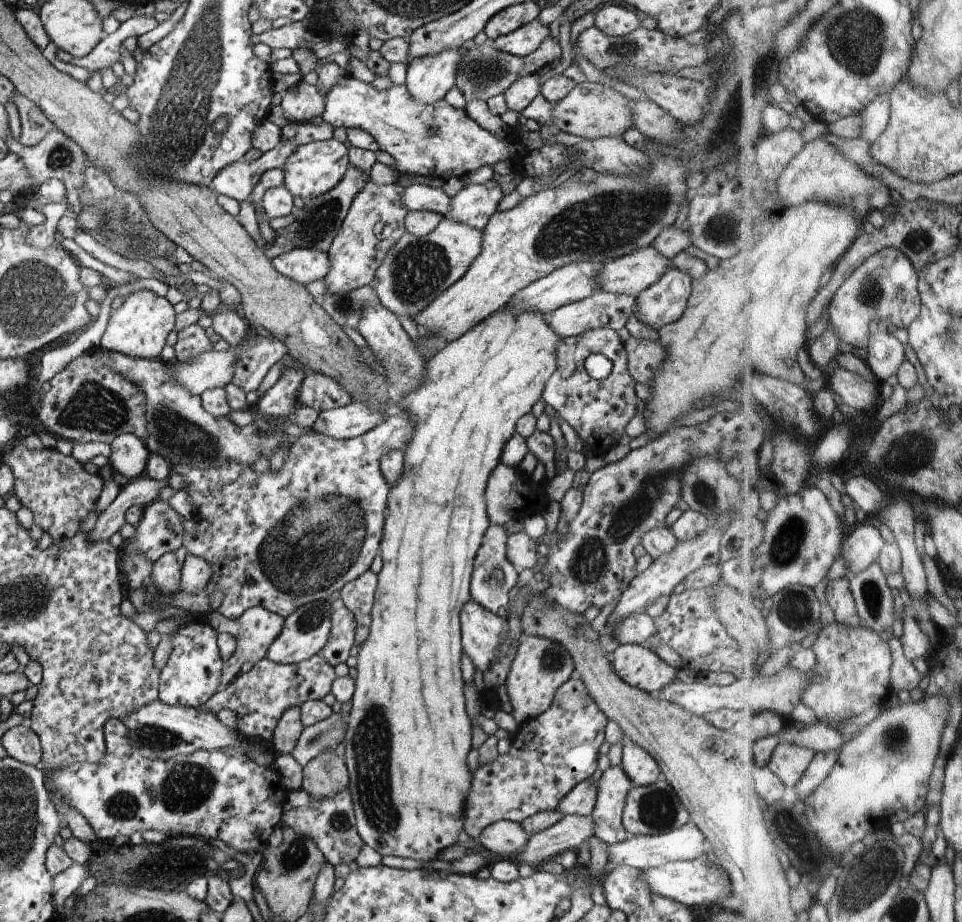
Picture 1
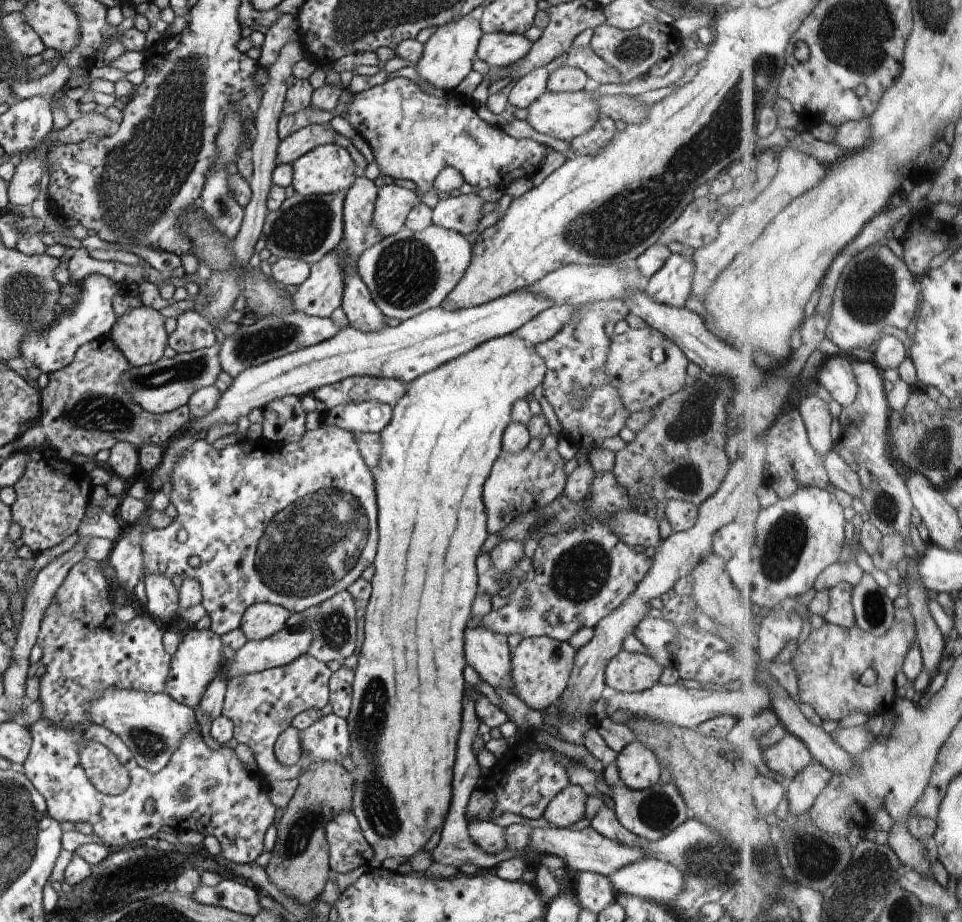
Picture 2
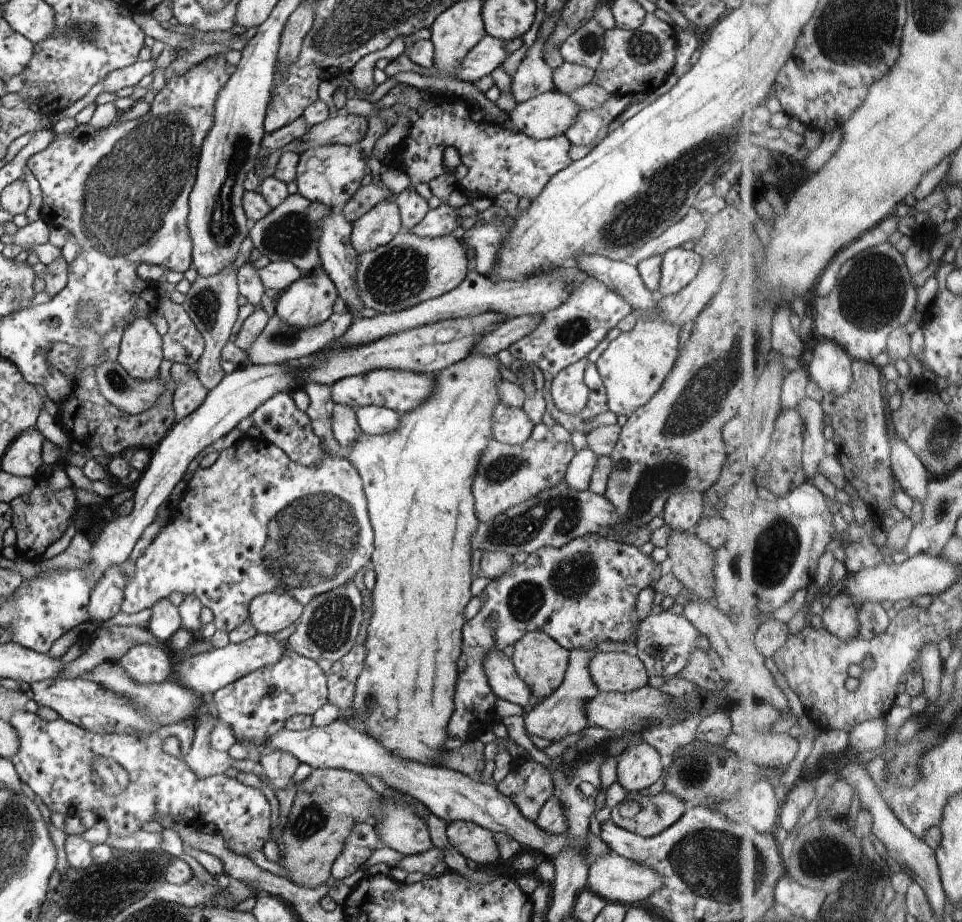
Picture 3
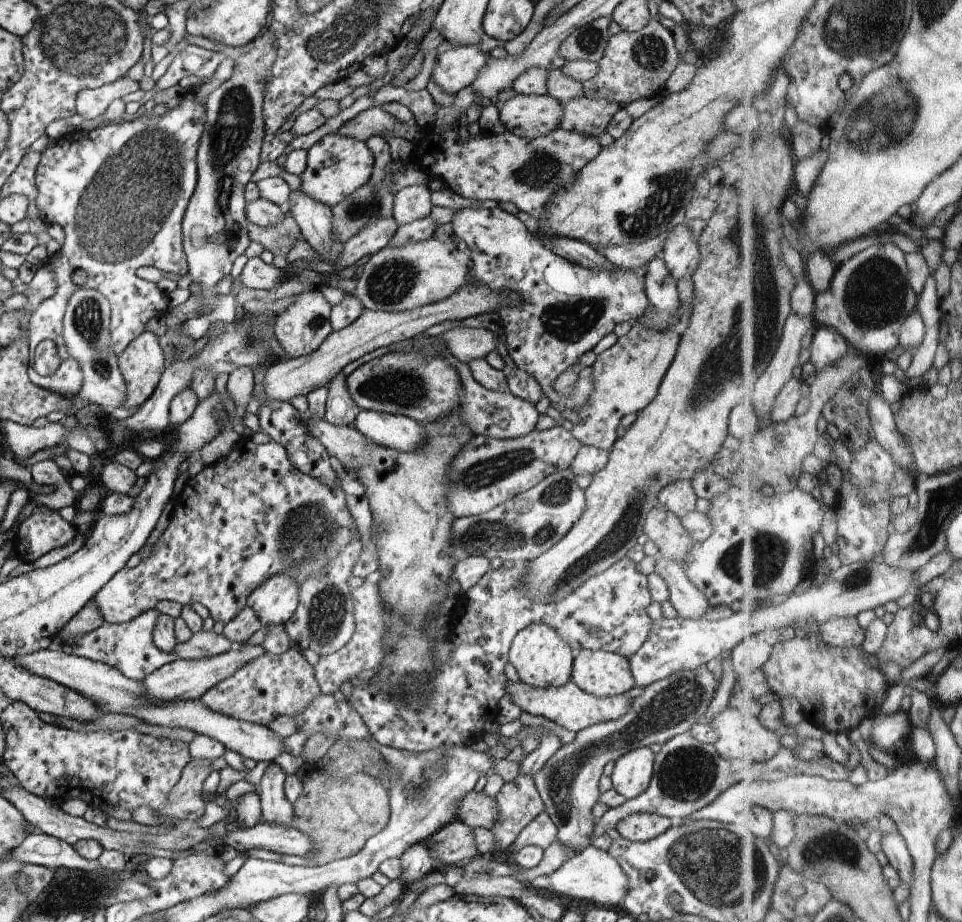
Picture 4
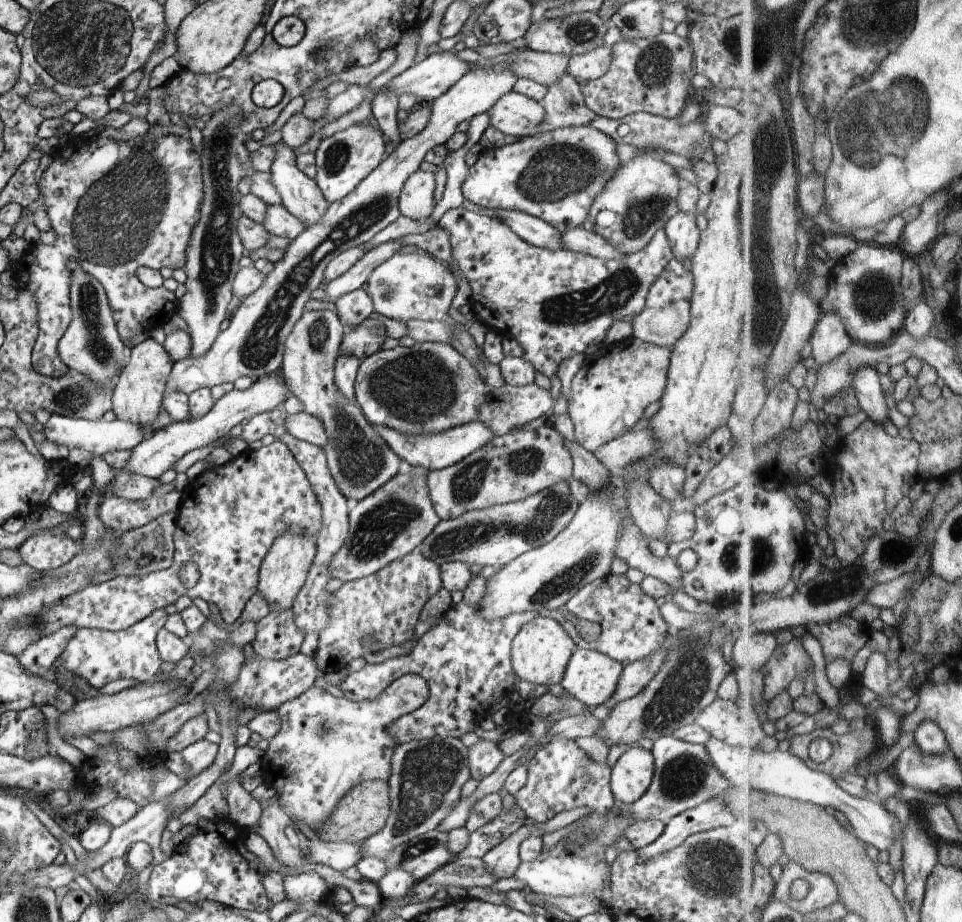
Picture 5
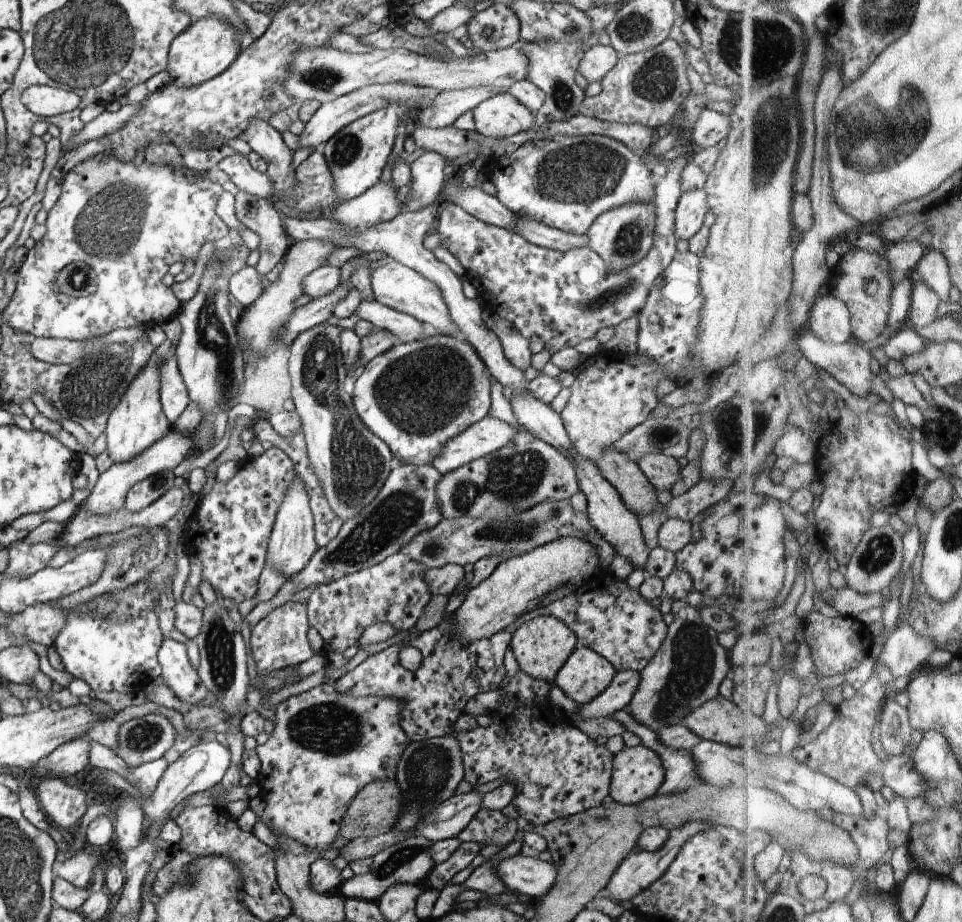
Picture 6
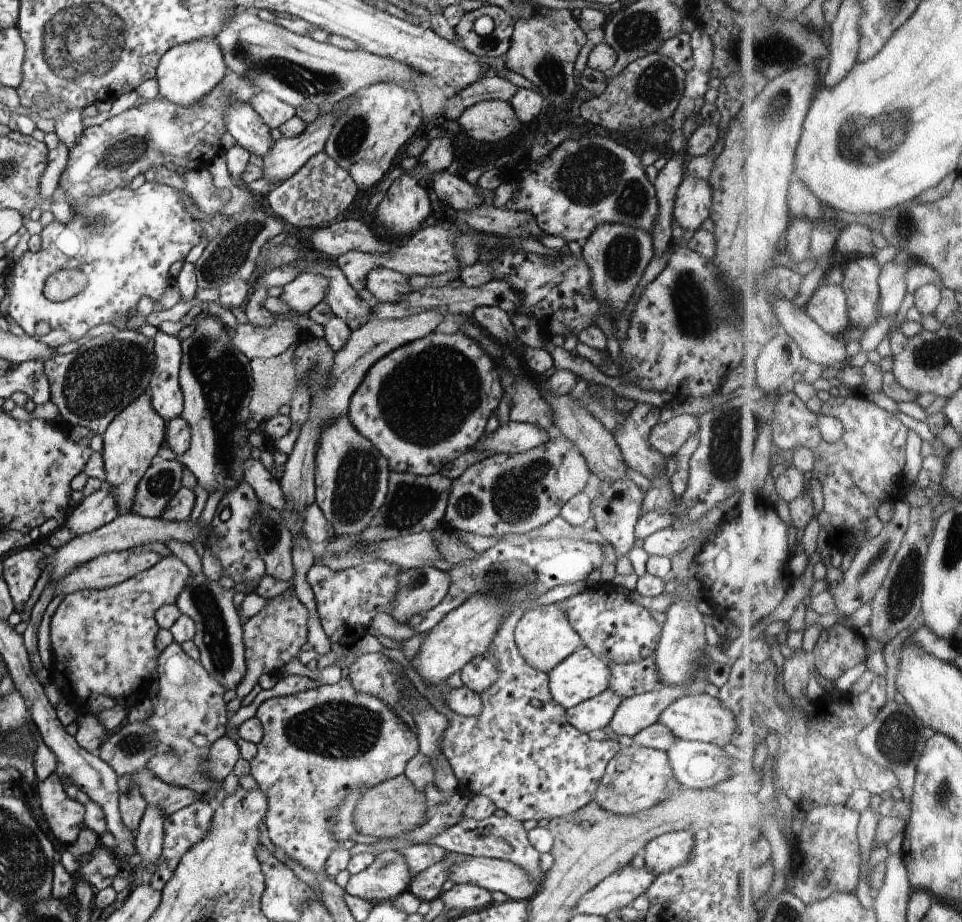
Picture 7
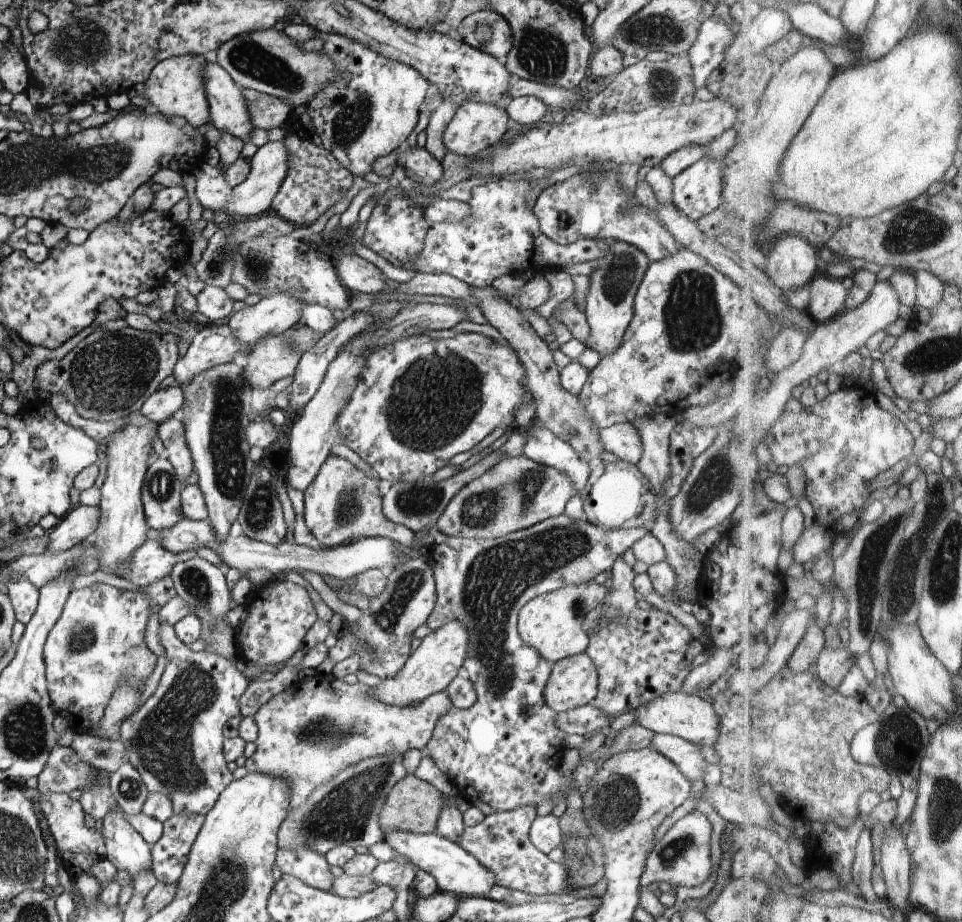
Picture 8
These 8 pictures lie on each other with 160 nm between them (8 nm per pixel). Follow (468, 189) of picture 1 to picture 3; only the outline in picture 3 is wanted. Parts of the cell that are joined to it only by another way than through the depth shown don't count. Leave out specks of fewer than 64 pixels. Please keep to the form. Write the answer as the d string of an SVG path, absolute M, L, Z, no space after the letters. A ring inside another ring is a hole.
M448 203L430 209L419 223L408 231L429 237L459 234L461 232L459 221L463 218L459 217L457 210Z

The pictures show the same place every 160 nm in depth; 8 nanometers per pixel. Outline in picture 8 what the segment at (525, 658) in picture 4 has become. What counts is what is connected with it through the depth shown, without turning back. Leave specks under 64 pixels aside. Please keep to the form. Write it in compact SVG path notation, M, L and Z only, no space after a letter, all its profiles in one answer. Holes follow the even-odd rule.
M594 579L579 585L568 585L545 595L538 595L519 612L517 629L525 645L534 647L551 665L563 658L583 653L589 638L583 631L583 620L596 605L600 605L608 590Z

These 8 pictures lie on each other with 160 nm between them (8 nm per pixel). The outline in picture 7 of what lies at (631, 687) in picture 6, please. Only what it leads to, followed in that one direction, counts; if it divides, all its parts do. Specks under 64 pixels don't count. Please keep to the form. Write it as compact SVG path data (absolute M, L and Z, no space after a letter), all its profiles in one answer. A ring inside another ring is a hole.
M606 689L598 696L566 710L567 722L586 734L592 730L606 728L622 701L623 698L619 694L614 694L612 689Z

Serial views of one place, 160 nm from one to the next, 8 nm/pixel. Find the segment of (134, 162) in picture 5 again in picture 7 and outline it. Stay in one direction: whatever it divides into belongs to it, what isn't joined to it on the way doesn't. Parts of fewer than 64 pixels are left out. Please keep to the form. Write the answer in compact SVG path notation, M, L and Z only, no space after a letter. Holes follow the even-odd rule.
M145 181L142 186L138 189L133 190L130 185L123 187L118 187L115 189L110 189L109 191L104 191L101 195L96 195L95 197L90 197L82 206L72 206L71 207L71 217L66 224L62 224L59 220L53 219L48 225L43 227L41 231L41 248L36 253L31 251L26 251L26 253L18 259L18 262L14 262L11 266L12 270L10 274L14 276L14 281L12 282L12 287L9 289L10 292L10 305L8 306L8 314L26 334L36 337L36 326L38 322L46 322L50 328L48 328L48 334L41 338L41 341L52 348L58 349L59 346L65 345L70 341L78 341L82 338L89 330L92 330L94 326L99 326L100 324L114 324L134 312L138 312L138 302L146 296L146 298L151 298L154 303L154 308L163 308L159 303L162 299L162 294L168 286L173 282L173 279L168 272L170 266L174 264L177 260L185 260L186 255L195 247L205 233L200 219L194 218L190 212L186 209L184 205L184 196L178 194L179 189L171 187L167 184L160 184L159 182ZM62 269L80 269L85 271L88 275L89 281L87 282L86 288L76 296L66 298L64 301L49 301L48 298L44 296L43 290L45 287L45 280L53 275L56 271Z

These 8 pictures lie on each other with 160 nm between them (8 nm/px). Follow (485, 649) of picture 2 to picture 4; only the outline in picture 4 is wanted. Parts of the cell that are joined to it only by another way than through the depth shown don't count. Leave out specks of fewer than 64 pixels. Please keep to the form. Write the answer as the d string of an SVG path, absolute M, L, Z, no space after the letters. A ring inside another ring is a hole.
M507 679L505 691L509 695L509 699L524 712L548 718L548 720L555 722L558 726L575 733L592 726L592 724L596 724L596 722L620 718L620 716L624 716L624 712L628 712L632 708L632 699L626 698L624 695L596 698L596 696L590 696L582 692L572 681L562 687L539 689L520 681L514 682Z

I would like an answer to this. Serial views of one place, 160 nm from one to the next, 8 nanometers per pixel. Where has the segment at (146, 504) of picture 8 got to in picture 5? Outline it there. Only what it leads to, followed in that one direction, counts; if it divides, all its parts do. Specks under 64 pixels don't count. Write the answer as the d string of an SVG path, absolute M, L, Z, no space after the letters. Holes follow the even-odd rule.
M118 472L112 482L112 490L116 497L136 502L149 499L157 487L162 486L160 478L151 478L130 472Z

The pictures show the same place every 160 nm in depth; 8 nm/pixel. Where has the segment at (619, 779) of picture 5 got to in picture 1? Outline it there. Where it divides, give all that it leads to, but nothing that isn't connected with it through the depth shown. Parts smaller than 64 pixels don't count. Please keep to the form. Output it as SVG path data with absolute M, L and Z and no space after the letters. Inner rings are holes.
M625 739L621 767L636 787L654 784L662 772L658 763L641 746Z

